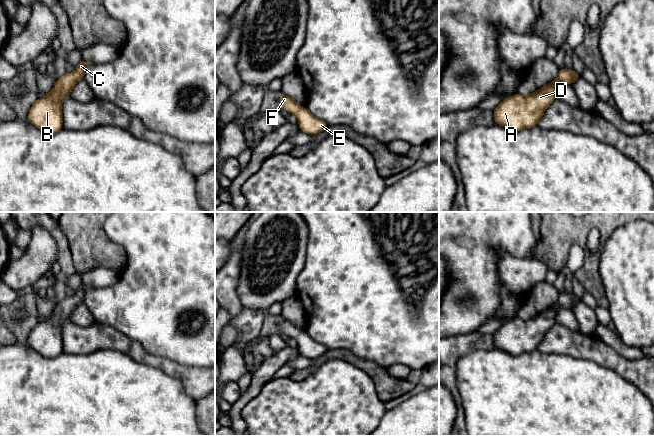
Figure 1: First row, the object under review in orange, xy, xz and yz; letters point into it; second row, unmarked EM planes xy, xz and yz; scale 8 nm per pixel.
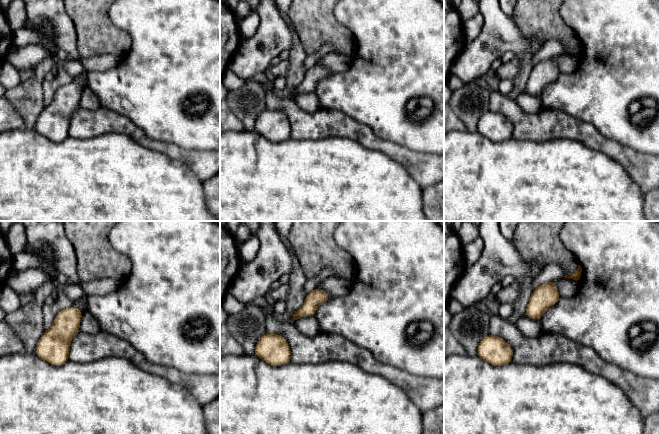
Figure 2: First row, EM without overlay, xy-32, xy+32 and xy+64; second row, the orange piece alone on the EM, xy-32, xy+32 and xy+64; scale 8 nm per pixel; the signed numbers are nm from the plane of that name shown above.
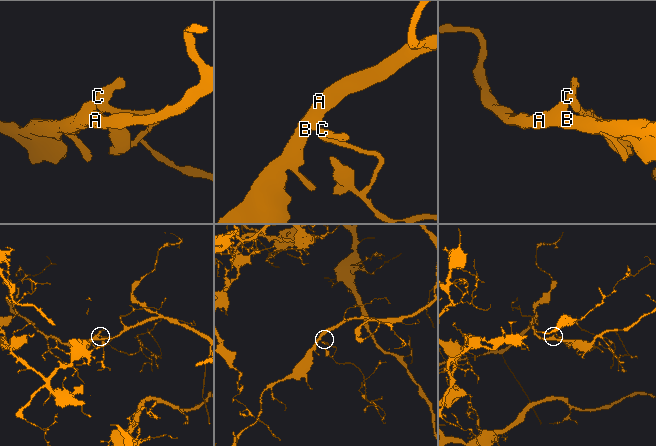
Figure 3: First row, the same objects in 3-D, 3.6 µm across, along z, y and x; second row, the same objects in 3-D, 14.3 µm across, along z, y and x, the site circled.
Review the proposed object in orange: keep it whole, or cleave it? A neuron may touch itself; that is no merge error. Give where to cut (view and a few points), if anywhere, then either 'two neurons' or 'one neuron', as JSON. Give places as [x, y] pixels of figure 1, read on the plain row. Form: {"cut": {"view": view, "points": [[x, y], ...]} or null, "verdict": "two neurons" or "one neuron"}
{"cut": null, "verdict": "one neuron"}

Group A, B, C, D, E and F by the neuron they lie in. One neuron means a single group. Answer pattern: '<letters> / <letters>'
A B C D E F

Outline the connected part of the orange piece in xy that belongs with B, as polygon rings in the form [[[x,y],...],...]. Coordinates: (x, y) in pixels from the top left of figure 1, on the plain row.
[[[81,285],[75,291],[75,294],[72,297],[57,302],[52,314],[45,321],[40,321],[30,332],[27,340],[27,345],[45,357],[53,358],[63,353],[63,338],[62,338],[63,323],[66,320],[70,320],[70,316],[75,310],[77,305],[83,304],[85,302],[85,291],[88,288],[93,287]]]

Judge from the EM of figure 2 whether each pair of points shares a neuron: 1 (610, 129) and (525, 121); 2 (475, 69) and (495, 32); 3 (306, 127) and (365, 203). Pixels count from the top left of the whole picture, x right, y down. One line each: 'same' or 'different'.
1: different
2: same
3: different

